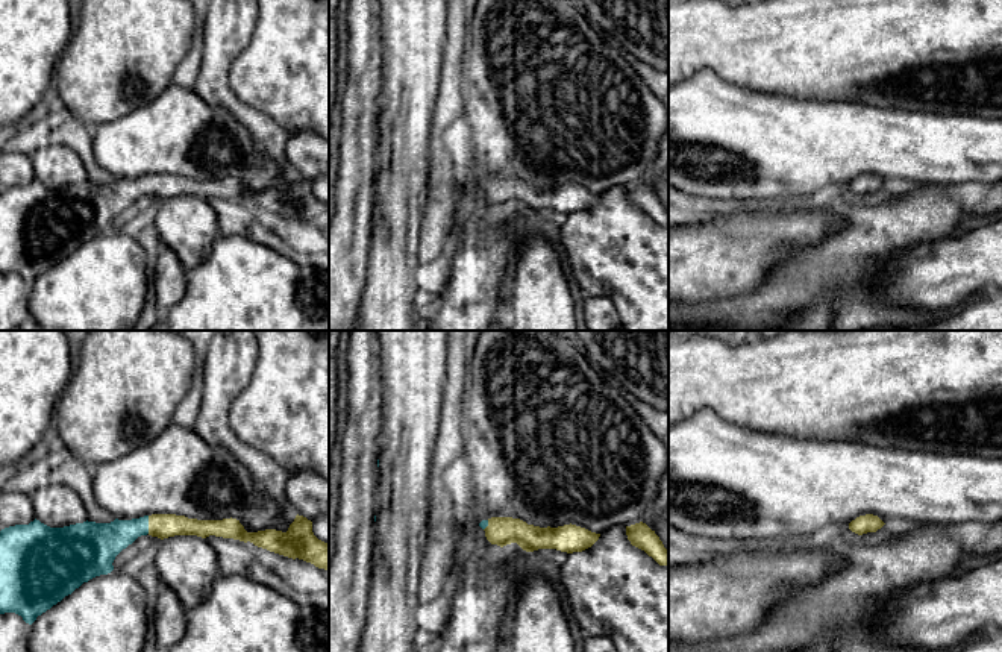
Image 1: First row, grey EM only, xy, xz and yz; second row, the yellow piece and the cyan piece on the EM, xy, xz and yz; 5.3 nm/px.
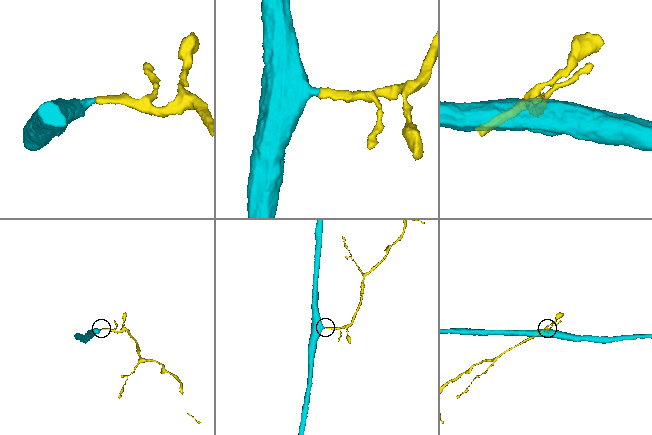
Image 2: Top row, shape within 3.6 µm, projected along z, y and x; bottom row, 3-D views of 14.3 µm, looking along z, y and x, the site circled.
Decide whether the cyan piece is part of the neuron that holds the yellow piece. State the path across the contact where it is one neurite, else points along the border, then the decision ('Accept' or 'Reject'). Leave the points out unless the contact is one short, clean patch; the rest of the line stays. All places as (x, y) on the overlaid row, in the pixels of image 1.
Path across: xy (162, 526), (149, 525), (120, 532), (105, 542). Accept

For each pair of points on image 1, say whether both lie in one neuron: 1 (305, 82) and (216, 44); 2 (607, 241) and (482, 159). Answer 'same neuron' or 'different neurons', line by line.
1: different neurons
2: different neurons

